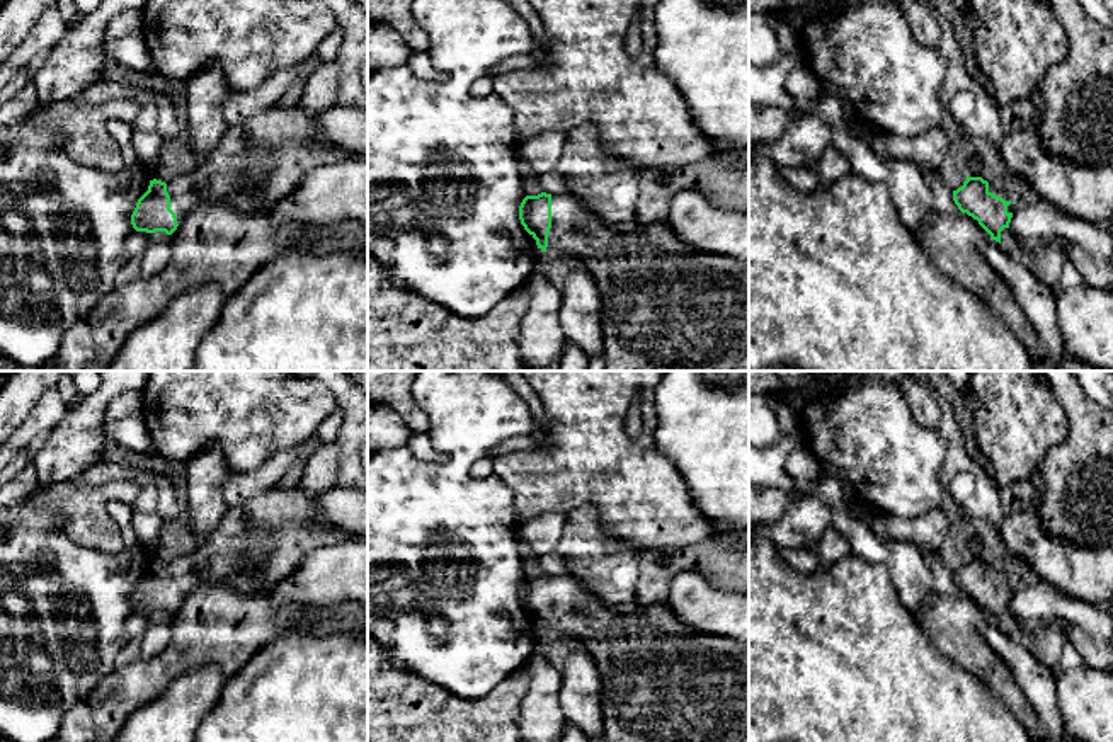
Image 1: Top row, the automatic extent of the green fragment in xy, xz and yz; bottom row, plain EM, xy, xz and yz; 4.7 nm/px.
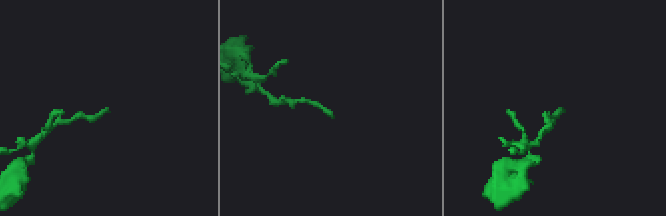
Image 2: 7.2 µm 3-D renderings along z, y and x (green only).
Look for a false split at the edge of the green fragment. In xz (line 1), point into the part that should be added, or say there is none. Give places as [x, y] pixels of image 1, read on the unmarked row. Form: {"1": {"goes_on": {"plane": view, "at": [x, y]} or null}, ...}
{"1": {"goes_on": {"plane": "xz", "at": [661, 681]}}}

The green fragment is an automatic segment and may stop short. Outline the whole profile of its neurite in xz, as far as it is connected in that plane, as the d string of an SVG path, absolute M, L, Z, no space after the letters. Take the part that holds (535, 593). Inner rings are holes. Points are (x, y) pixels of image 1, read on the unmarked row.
M568 574L526 577L519 601L538 630L582 642L594 659L604 742L742 742L749 737L749 643L686 626L667 601L604 606Z

